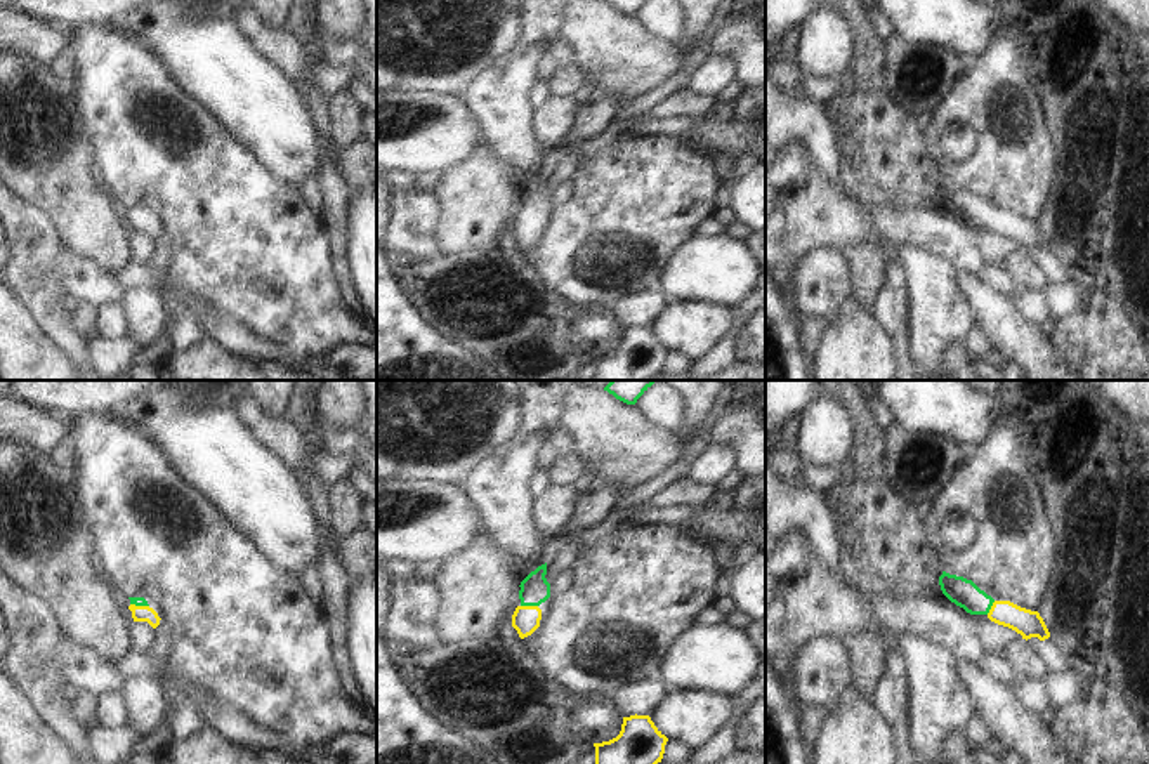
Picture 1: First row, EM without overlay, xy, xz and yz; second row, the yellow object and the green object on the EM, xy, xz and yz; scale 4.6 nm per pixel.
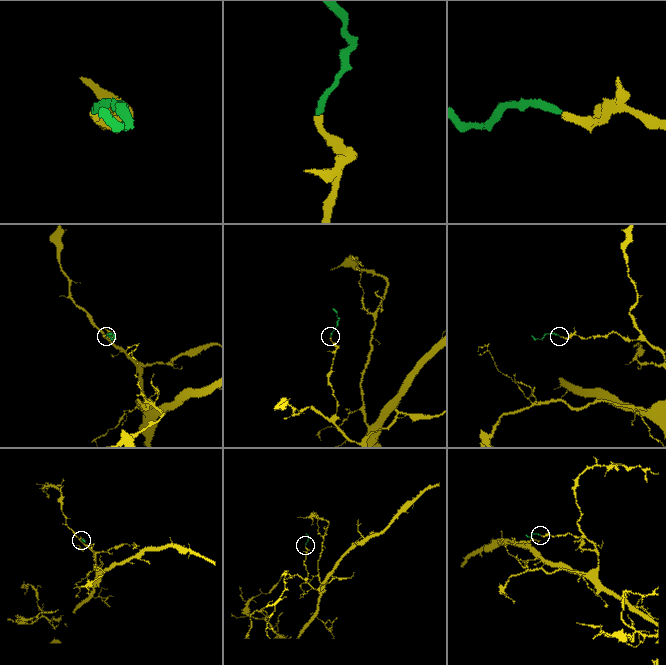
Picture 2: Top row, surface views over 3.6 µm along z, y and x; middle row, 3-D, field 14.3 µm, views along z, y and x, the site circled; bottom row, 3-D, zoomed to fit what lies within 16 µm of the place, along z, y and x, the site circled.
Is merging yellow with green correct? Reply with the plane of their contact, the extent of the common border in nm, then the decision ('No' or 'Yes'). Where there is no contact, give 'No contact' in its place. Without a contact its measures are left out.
Touches yellow in xz. Shared border 80 nm. Yes

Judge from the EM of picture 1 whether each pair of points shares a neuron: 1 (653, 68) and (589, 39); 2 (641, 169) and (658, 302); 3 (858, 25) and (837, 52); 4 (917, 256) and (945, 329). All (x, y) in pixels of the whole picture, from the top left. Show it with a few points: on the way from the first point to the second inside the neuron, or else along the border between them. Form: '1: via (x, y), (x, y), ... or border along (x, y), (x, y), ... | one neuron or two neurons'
1: via (637, 61), (604, 42) | one neuron
2: border along (658, 285), (617, 299) | two neurons
3: border along (842, 18), (853, 39), (853, 66) | two neurons
4: via (927, 273), (934, 283), (938, 311) | one neuron

